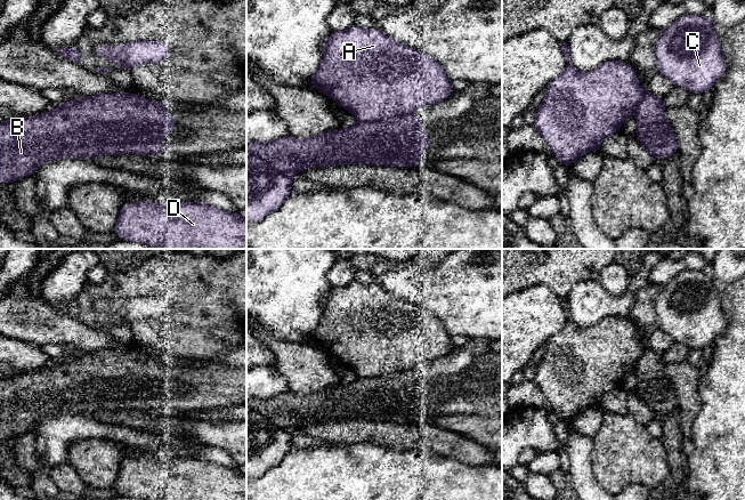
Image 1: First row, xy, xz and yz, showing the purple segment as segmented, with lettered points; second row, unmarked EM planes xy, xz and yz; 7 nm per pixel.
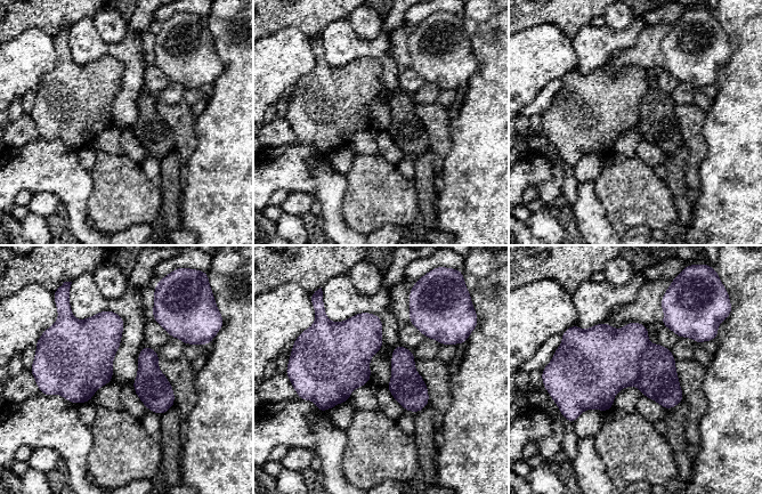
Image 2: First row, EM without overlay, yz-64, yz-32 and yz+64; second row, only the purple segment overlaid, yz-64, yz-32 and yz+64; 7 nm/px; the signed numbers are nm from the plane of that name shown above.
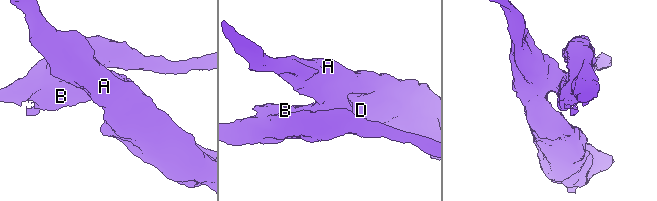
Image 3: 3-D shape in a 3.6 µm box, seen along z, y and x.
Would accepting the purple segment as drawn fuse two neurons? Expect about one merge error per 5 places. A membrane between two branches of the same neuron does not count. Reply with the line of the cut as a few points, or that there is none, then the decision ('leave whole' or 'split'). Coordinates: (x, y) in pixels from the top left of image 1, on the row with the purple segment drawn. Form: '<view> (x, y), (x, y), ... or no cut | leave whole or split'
yz (665, 118), (657, 121), (662, 142), (650, 150) | split

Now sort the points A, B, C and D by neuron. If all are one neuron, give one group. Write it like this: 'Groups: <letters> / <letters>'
Groups: A D / B C

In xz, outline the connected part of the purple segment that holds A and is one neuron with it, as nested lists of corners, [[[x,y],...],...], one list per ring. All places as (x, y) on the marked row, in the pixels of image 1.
[[[354,25],[346,31],[333,31],[321,49],[324,58],[308,86],[324,92],[356,118],[353,130],[345,132],[345,153],[353,147],[359,164],[421,166],[418,152],[431,148],[431,137],[422,134],[426,126],[422,119],[411,114],[454,94],[443,65],[419,50],[390,40],[378,26],[363,30]]]

